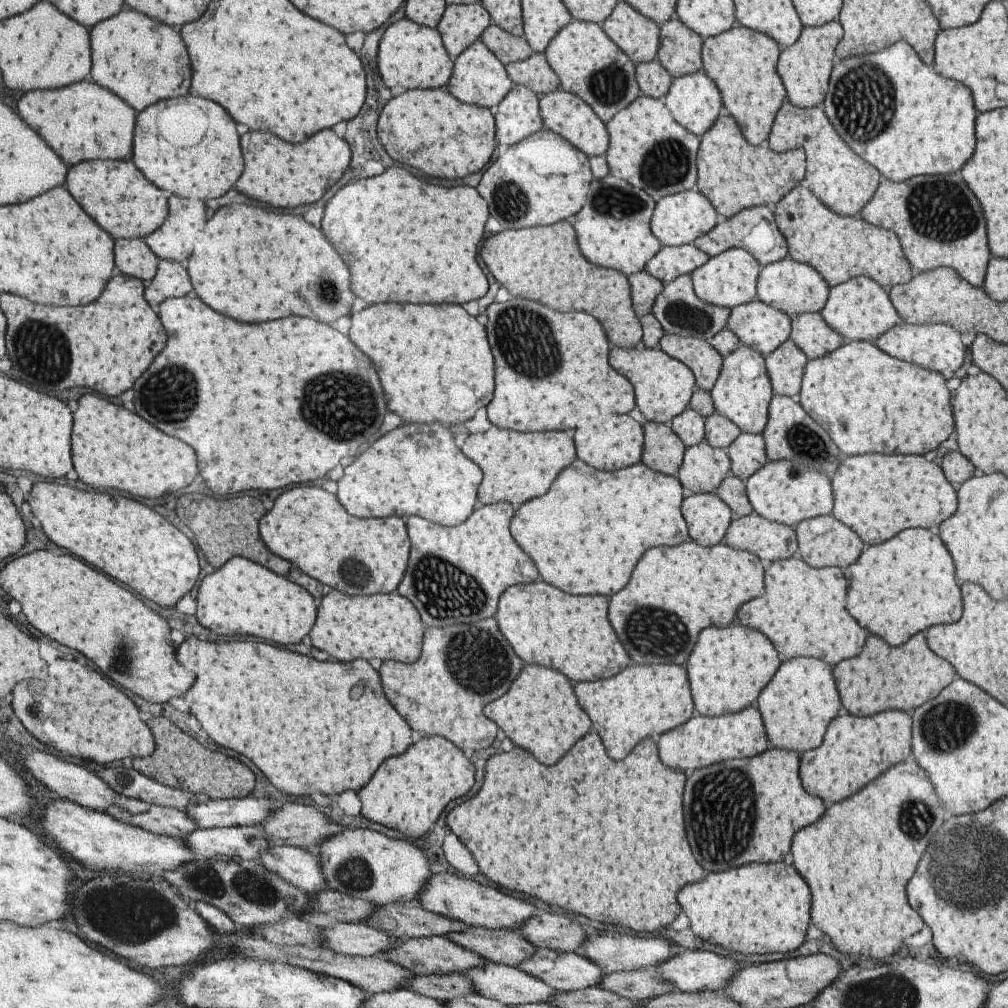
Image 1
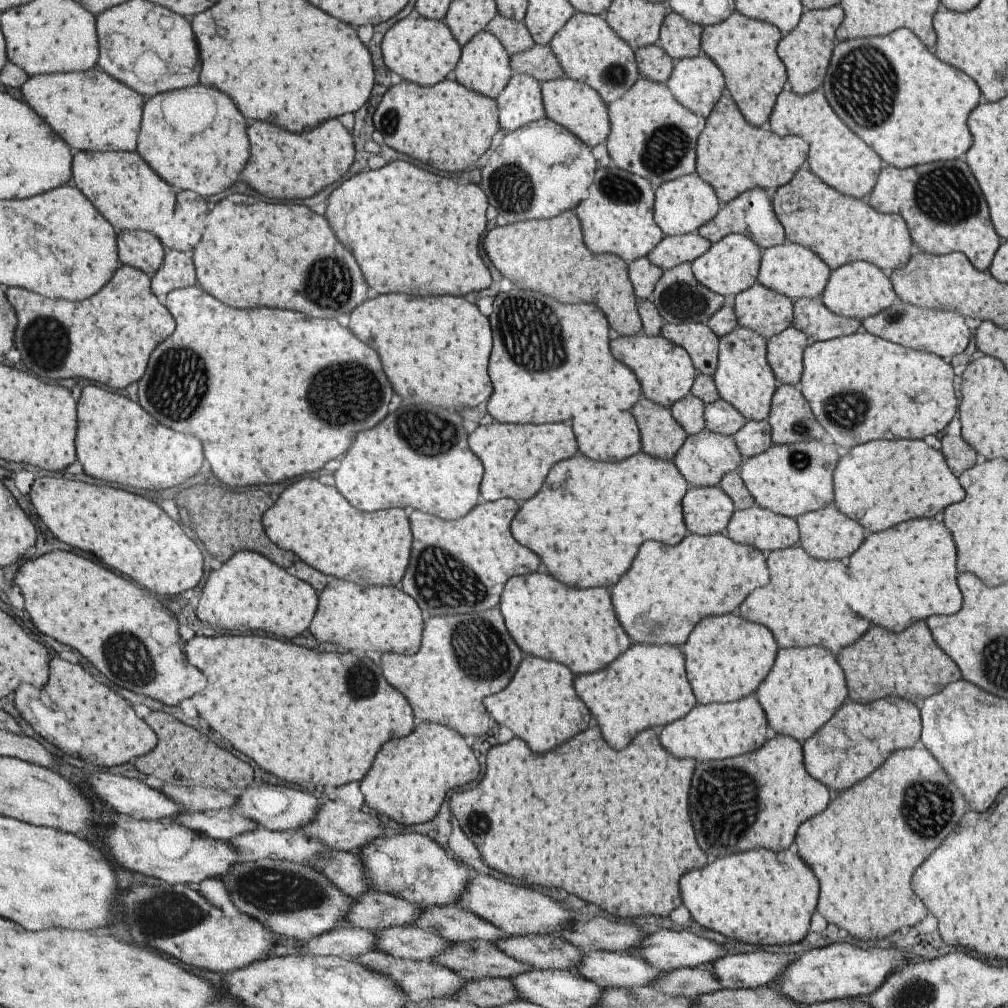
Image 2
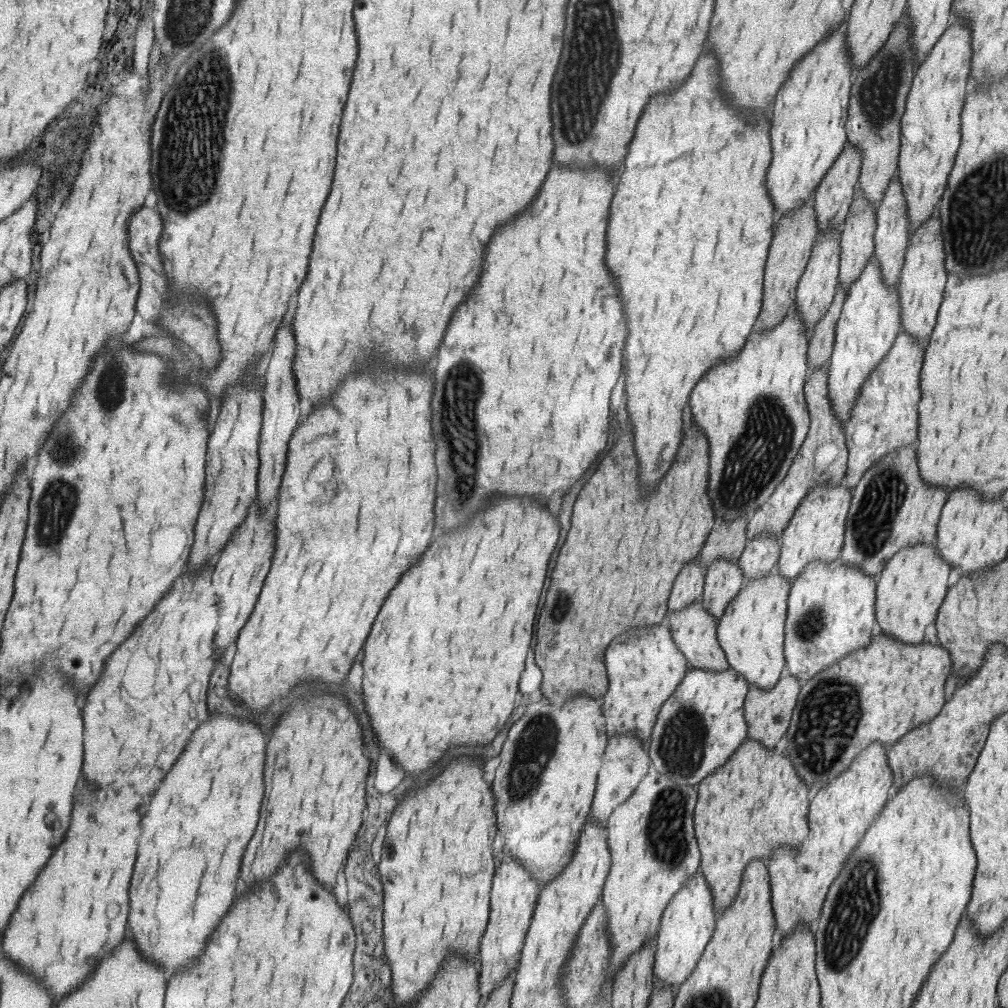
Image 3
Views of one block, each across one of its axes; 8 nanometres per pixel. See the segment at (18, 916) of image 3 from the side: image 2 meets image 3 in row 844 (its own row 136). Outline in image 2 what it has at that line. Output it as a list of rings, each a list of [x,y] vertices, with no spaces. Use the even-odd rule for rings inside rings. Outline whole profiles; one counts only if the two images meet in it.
[[[100,68],[71,74],[37,74],[29,76],[19,88],[24,103],[27,103],[57,135],[69,144],[72,151],[135,151],[135,138],[140,134],[145,99],[131,87],[109,78]]]

